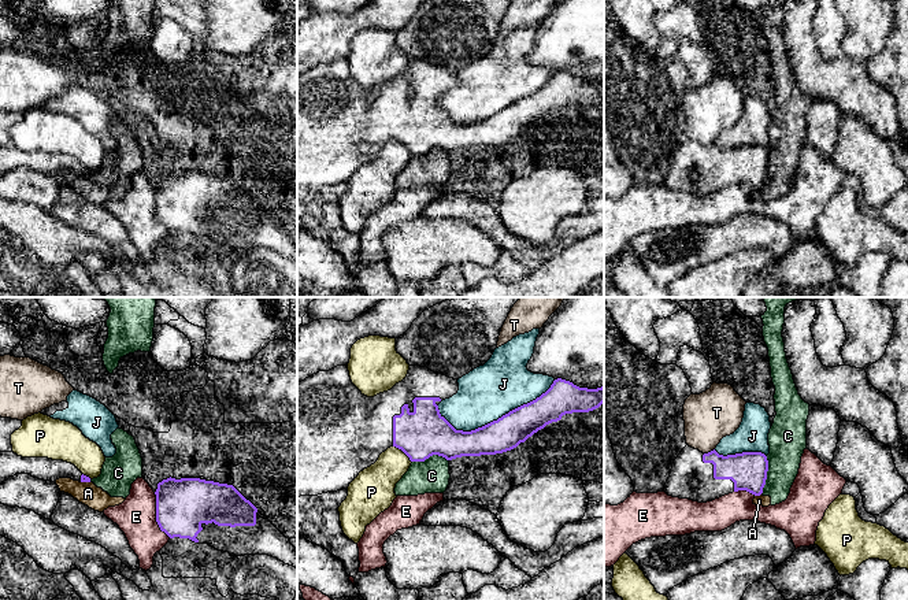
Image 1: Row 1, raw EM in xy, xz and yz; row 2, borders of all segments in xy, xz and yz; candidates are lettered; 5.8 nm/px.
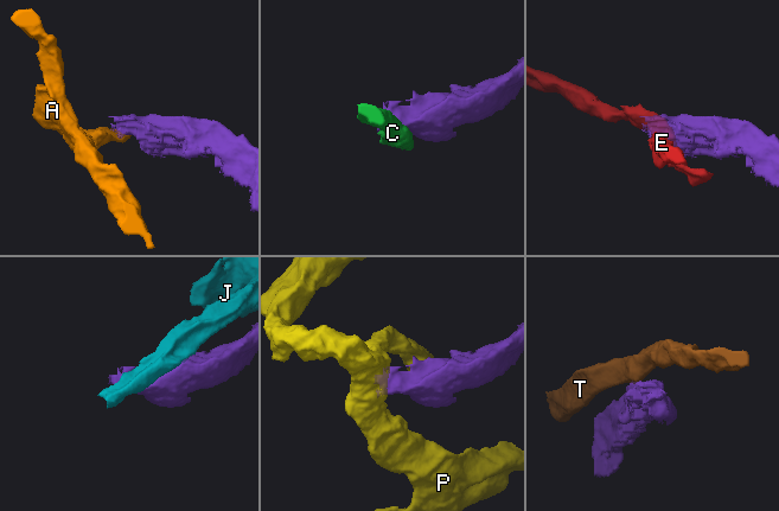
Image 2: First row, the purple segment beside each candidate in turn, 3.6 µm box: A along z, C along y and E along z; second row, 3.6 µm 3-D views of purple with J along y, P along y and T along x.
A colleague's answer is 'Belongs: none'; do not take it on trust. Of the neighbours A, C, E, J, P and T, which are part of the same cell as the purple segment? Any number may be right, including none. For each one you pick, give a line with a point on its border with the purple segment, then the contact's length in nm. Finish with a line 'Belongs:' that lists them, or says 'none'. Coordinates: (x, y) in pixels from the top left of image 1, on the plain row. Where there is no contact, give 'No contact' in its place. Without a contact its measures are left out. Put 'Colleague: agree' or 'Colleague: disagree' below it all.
Belongs: none
Colleague: agree

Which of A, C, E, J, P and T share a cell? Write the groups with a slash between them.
A C / E / J / P / T

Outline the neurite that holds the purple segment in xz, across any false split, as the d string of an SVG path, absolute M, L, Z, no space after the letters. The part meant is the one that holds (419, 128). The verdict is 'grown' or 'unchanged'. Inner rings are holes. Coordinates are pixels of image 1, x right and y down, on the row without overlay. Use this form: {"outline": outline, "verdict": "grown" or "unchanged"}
{"outline": "M337 59L319 64L297 77L297 190L318 189L346 182L360 164L374 158L379 148L390 140L401 142L411 155L425 155L433 148L452 153L462 149L496 148L516 141L538 123L557 115L566 107L589 105L604 96L604 79L579 81L557 71L551 81L535 93L523 97L497 114L471 125L456 123L441 107L438 97L456 88L457 73L434 66L427 60L409 59L407 70L390 84L374 90L364 89L351 74L348 59Z", "verdict": "grown"}

